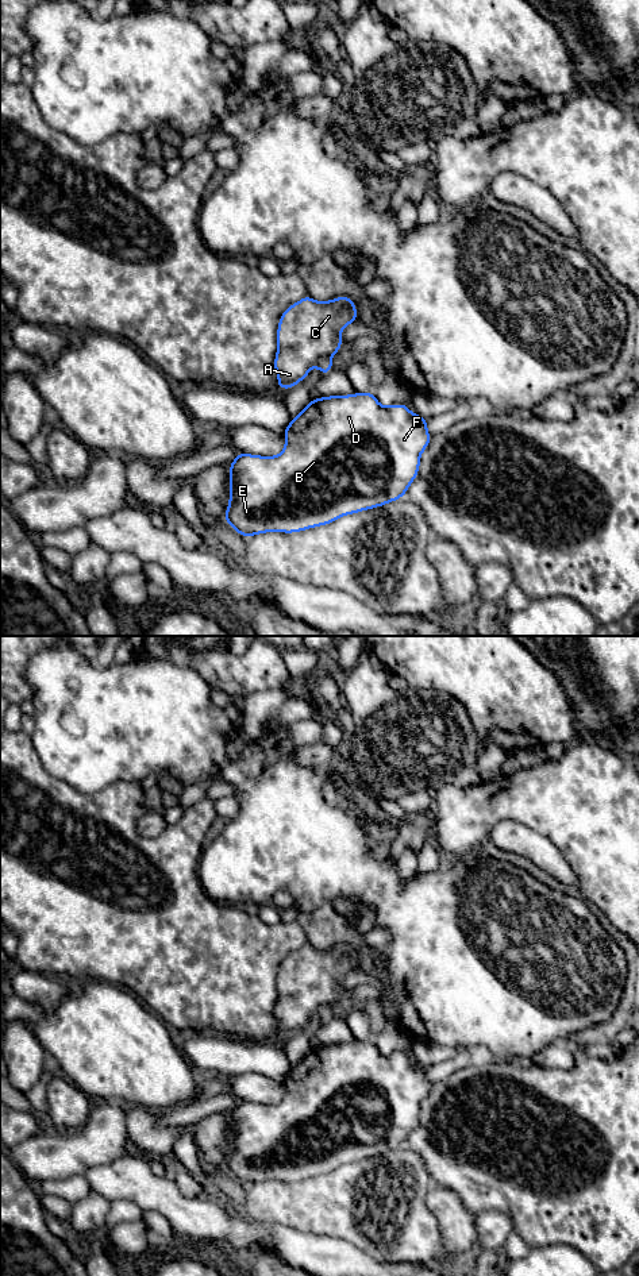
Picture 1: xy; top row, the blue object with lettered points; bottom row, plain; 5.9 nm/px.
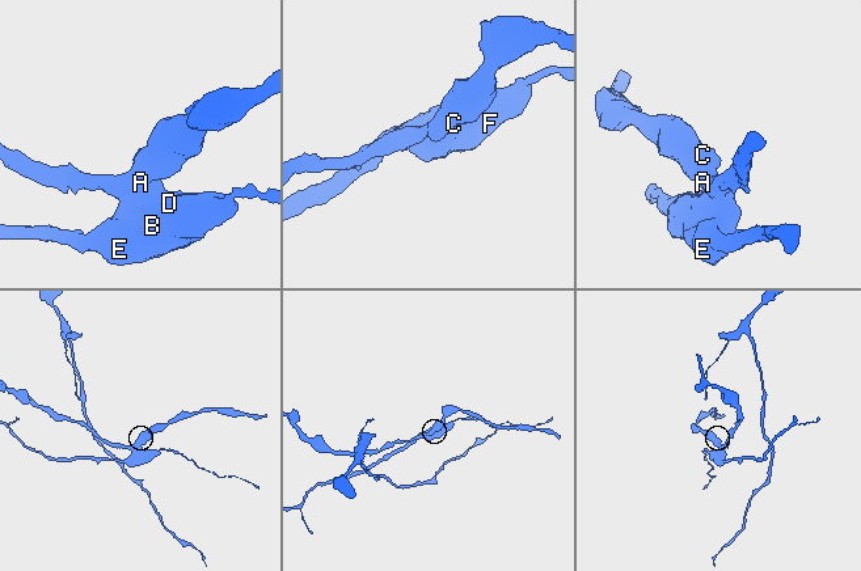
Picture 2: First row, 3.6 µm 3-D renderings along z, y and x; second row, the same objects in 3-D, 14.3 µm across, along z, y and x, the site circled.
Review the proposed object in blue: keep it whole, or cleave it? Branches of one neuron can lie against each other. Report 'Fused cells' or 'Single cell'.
Fused cells

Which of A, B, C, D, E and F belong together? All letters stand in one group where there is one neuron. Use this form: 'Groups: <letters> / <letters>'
Groups: A C / B D E F

